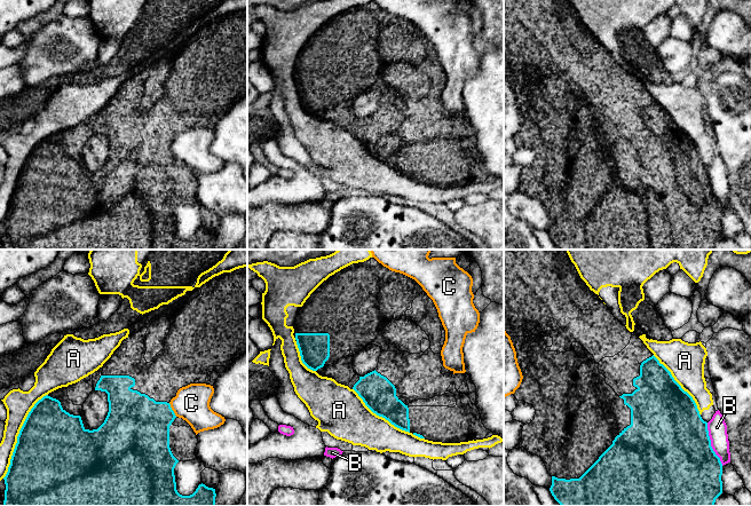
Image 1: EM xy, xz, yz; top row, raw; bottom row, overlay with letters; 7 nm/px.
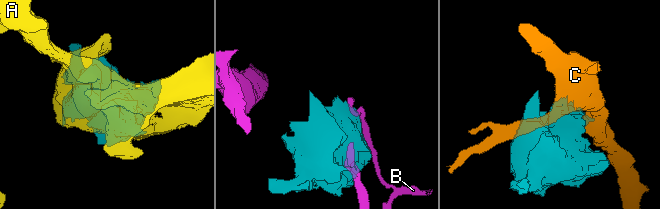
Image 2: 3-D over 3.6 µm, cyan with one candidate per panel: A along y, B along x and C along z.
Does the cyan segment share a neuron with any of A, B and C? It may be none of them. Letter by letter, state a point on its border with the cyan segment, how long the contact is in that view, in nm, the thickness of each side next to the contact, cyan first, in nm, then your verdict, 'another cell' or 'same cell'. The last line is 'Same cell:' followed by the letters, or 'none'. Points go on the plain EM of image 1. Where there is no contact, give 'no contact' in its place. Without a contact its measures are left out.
A: contact xy (18, 179); length 650 nm; calibres 500 and 190 nm; another cell
B: contact yz (710, 188); length 320 nm; calibres 500 and 140 nm; another cell
C: contact xy (172, 153); length 110 nm; calibres 400 and 260 nm; another cell
Same cell: none

